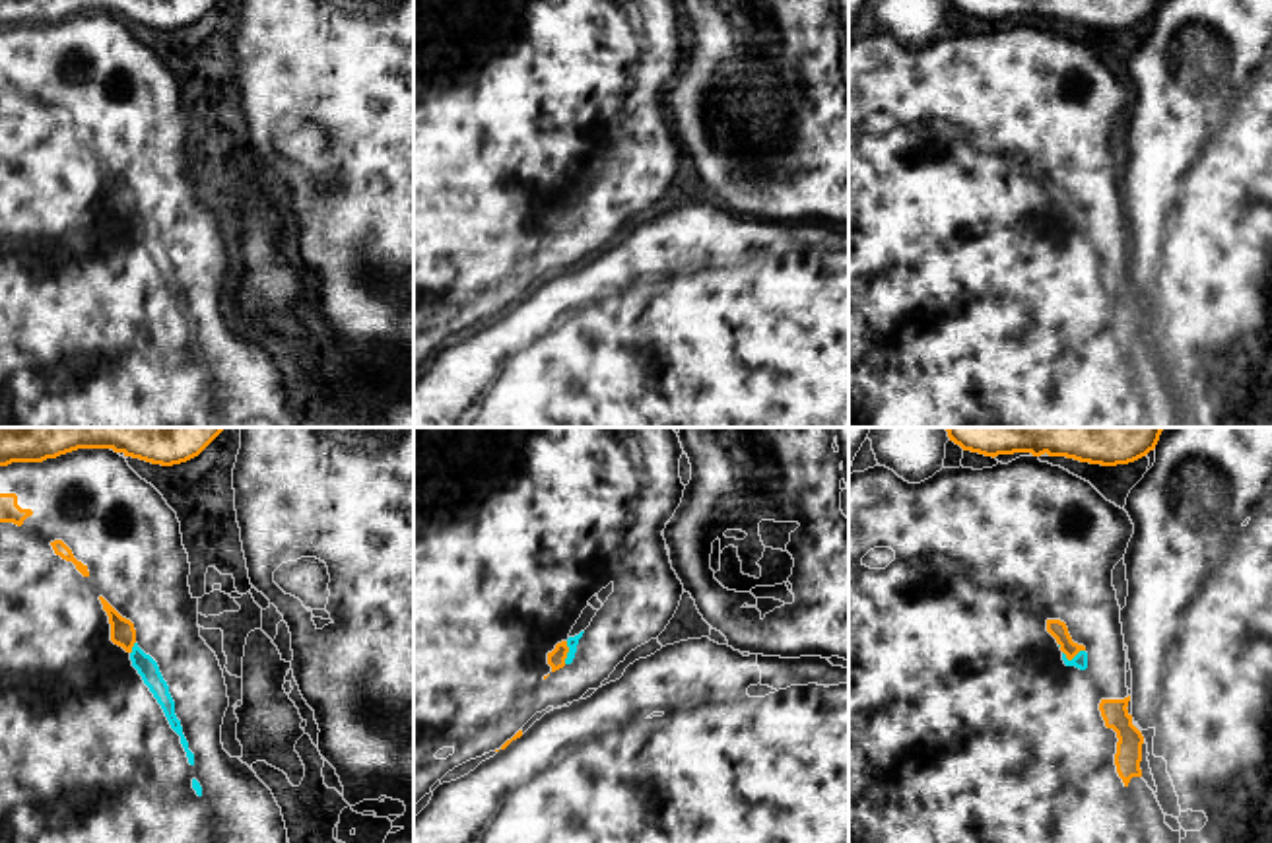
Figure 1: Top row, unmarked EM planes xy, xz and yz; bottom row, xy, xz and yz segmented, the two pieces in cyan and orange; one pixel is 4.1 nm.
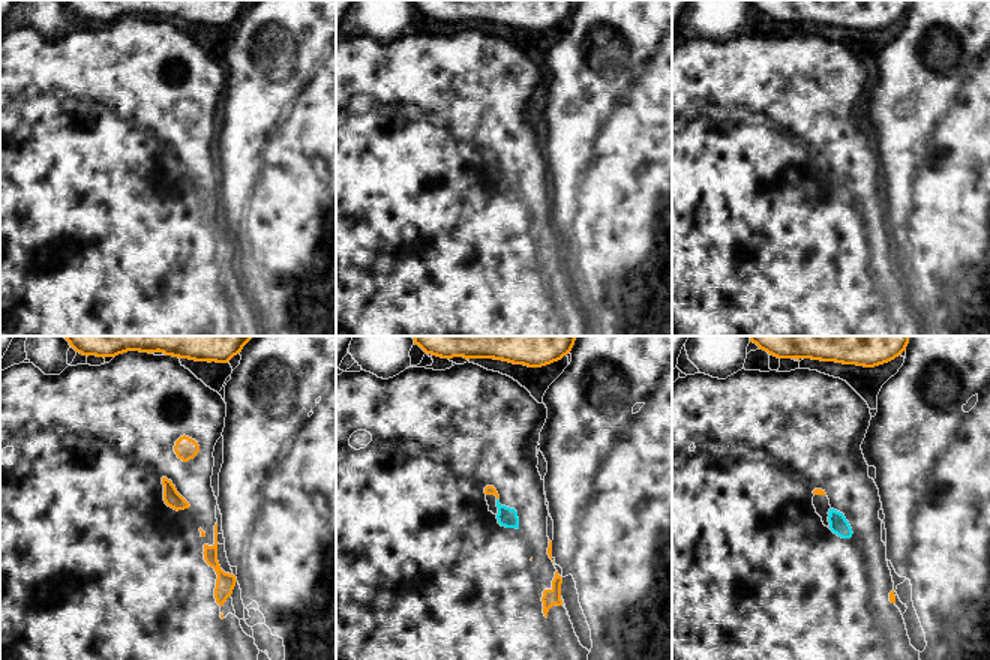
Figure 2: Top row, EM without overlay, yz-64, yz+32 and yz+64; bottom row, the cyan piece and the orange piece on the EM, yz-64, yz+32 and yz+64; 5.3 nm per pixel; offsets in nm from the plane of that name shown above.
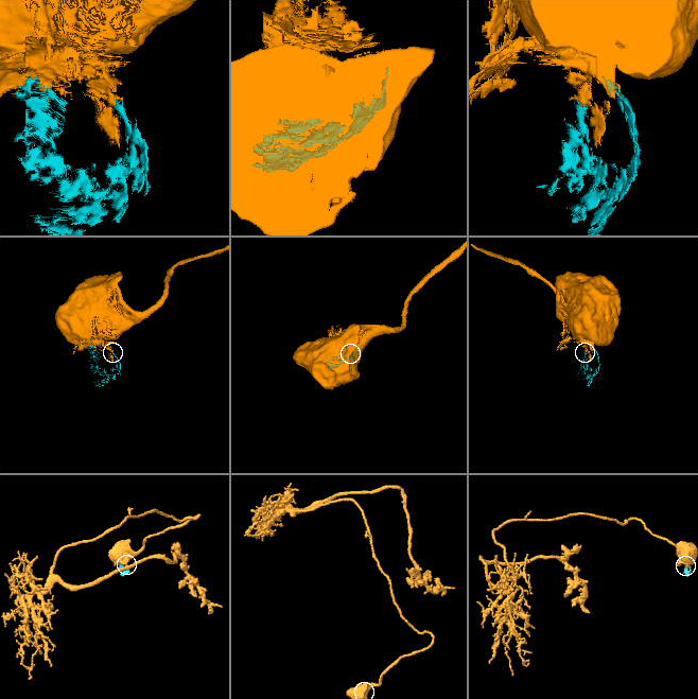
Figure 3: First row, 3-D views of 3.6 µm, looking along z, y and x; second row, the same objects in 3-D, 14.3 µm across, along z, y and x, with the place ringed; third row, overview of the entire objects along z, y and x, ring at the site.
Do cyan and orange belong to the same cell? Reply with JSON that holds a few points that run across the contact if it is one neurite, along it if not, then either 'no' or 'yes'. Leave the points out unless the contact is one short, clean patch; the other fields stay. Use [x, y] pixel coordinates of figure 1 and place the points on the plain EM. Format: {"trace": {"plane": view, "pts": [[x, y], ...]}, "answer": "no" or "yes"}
{"answer": "no"}

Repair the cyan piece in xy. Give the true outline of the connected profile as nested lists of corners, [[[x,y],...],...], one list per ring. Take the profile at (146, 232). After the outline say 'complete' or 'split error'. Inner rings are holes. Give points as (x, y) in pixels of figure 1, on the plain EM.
[[[78,14],[43,27],[0,31],[0,58],[16,58],[17,70],[33,76],[21,91],[0,87],[0,427],[295,427],[272,355],[247,328],[223,315],[227,251],[216,218],[200,202],[198,163],[188,152],[190,128],[181,87],[163,60],[111,14]],[[54,105],[72,115],[87,132],[87,142],[54,118]],[[101,161],[134,188],[136,208],[130,218],[111,206]]]; split error

